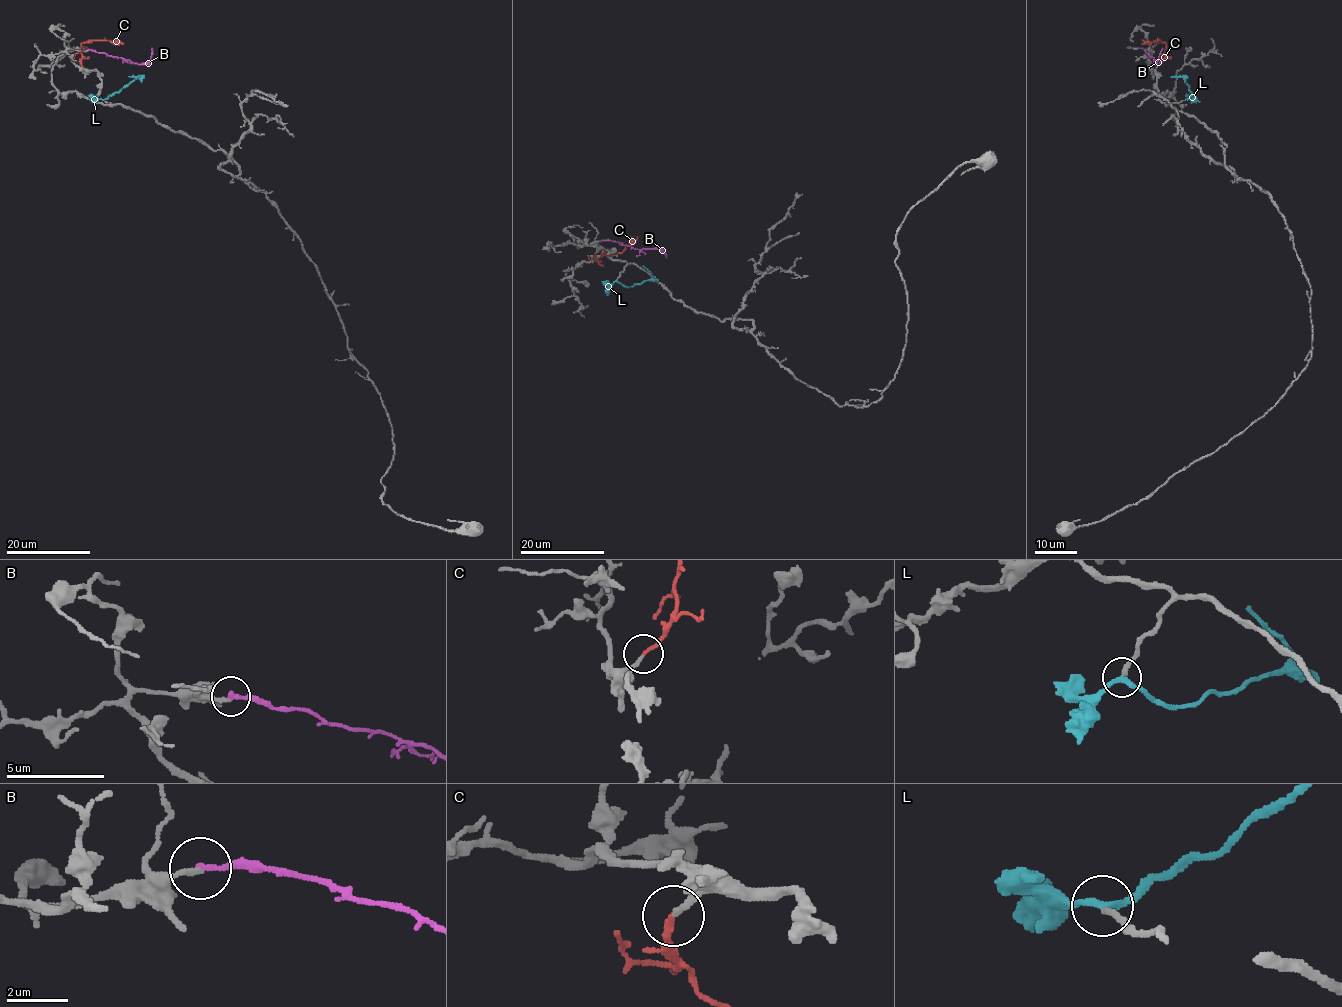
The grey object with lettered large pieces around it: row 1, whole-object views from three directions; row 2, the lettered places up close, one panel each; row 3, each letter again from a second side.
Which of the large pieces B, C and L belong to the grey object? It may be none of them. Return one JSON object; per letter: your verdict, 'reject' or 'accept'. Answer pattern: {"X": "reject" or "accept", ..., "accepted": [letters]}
{"B": "reject", "C": "accept", "L": "accept", "accepted": ["C", "L"]}

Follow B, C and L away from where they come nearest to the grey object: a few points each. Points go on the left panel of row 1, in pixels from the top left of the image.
B: (88, 50), (145, 63), (150, 59), (152, 48)
C: (81, 66), (82, 43), (122, 43)
L: (102, 99), (118, 93), (138, 76), (128, 76)

